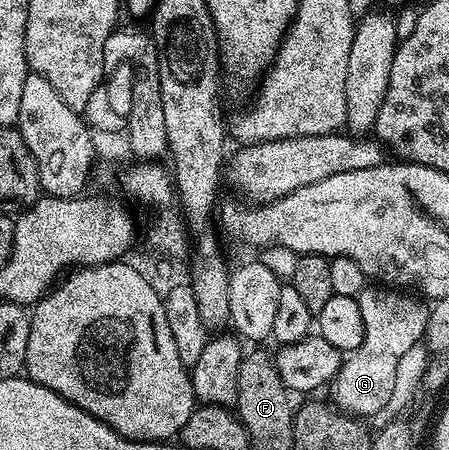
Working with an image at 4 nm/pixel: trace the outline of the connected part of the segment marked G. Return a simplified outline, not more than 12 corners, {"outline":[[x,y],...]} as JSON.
{"outline":[[367,286],[365,338],[333,381],[334,403],[374,417],[397,365],[424,339],[428,309]]}

